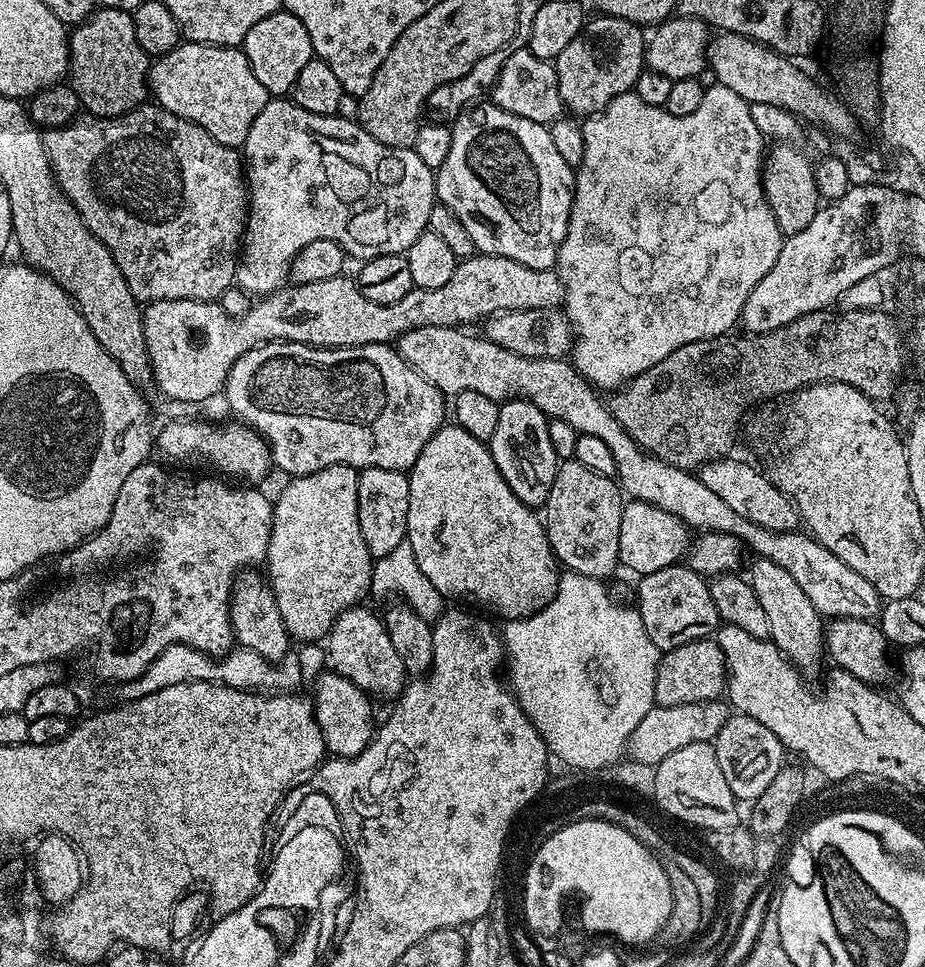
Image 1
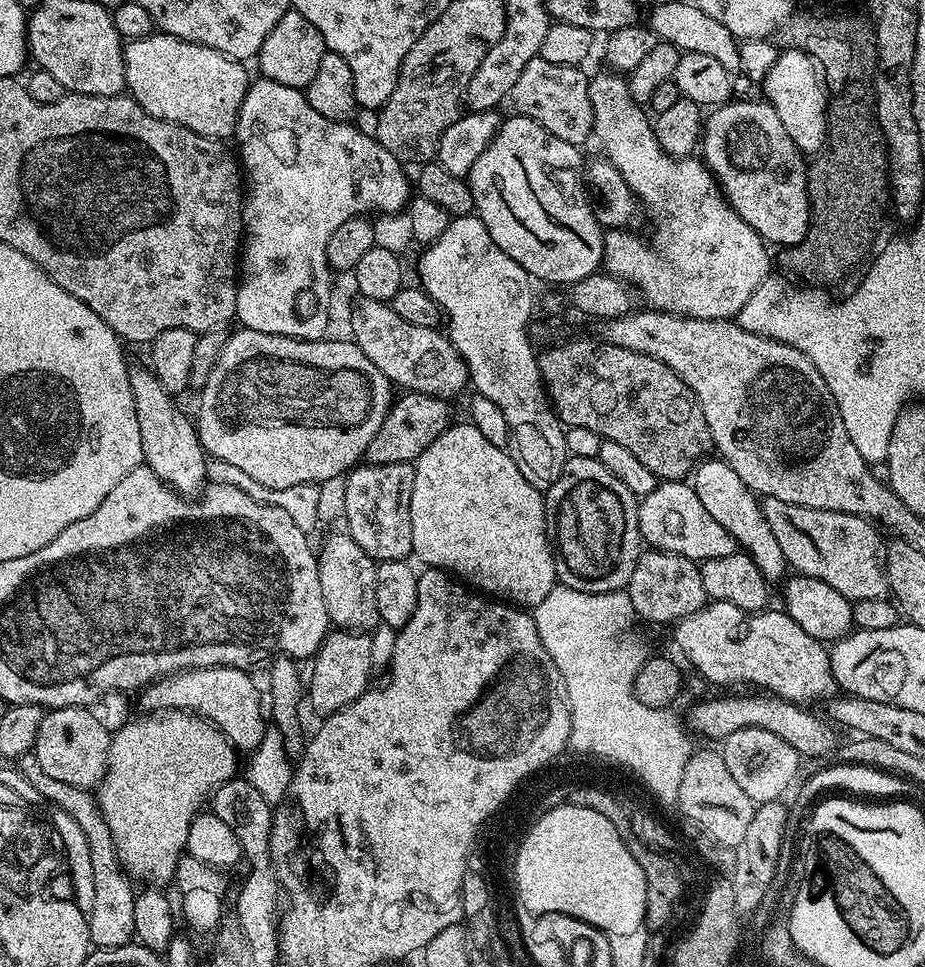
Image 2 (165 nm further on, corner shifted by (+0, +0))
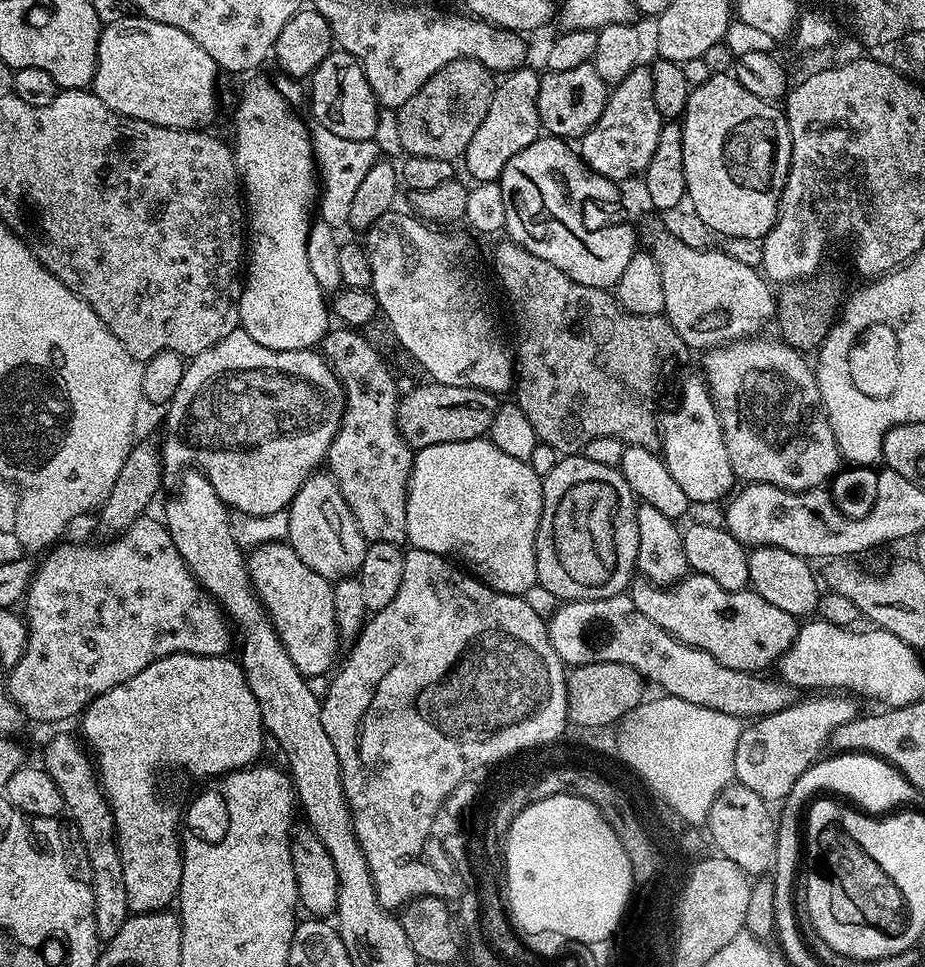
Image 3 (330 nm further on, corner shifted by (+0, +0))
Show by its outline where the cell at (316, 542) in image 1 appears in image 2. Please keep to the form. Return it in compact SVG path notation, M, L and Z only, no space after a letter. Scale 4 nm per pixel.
M420 392L403 393L402 398L397 397L392 407L388 409L388 414L383 420L382 426L371 439L370 446L365 452L365 461L372 465L390 465L413 463L420 457L450 426L449 404L443 397L423 395Z

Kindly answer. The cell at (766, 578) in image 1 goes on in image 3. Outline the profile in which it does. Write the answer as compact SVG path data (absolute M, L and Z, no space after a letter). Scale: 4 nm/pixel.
M697 374L685 382L680 409L663 417L662 455L670 475L677 480L678 486L682 486L686 498L693 505L723 501L733 491L732 483L737 483L738 477L730 466L720 419L703 375Z

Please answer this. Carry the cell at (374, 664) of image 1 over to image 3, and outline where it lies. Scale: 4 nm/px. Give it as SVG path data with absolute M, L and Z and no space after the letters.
M314 474L298 490L298 494L286 511L289 516L289 532L286 543L322 578L338 581L357 575L362 566L362 558L366 558L369 543L364 539L362 530L358 530L358 522L354 522L354 514L350 506L346 506L346 498L338 490L331 474Z

